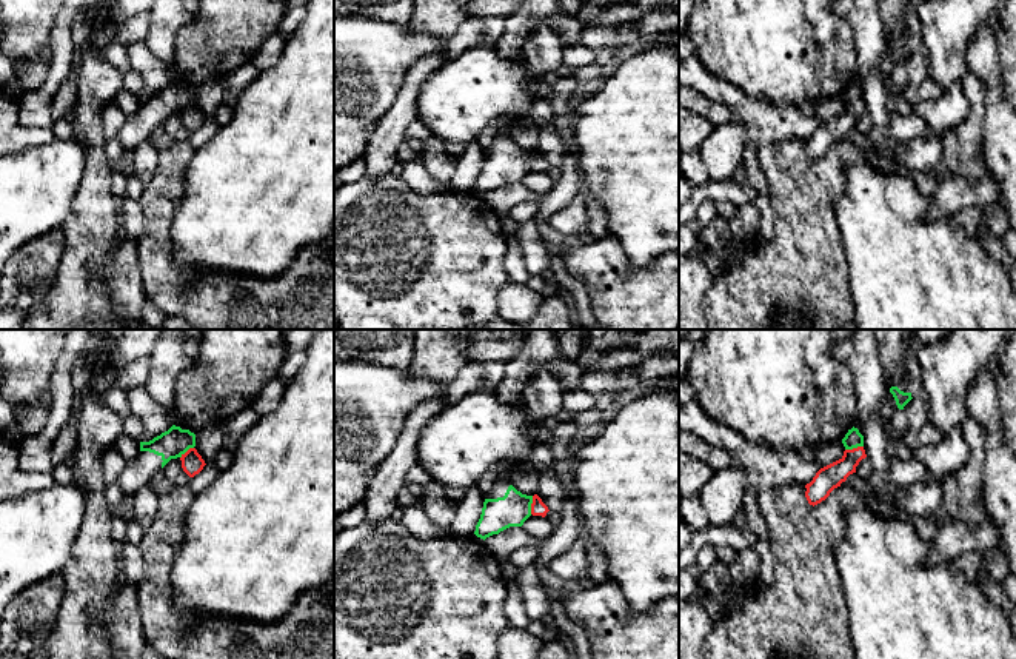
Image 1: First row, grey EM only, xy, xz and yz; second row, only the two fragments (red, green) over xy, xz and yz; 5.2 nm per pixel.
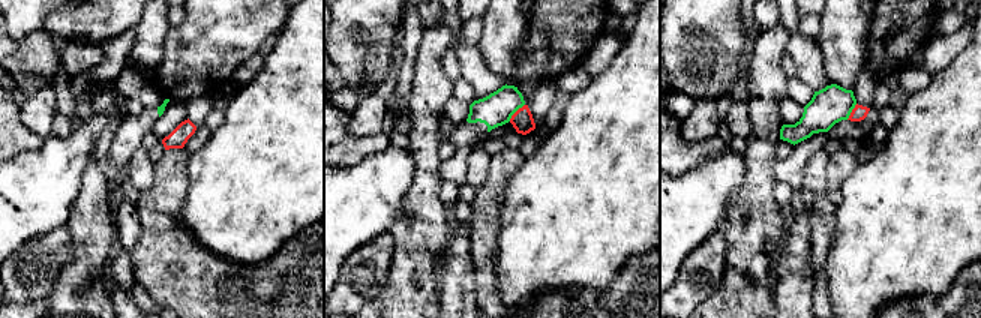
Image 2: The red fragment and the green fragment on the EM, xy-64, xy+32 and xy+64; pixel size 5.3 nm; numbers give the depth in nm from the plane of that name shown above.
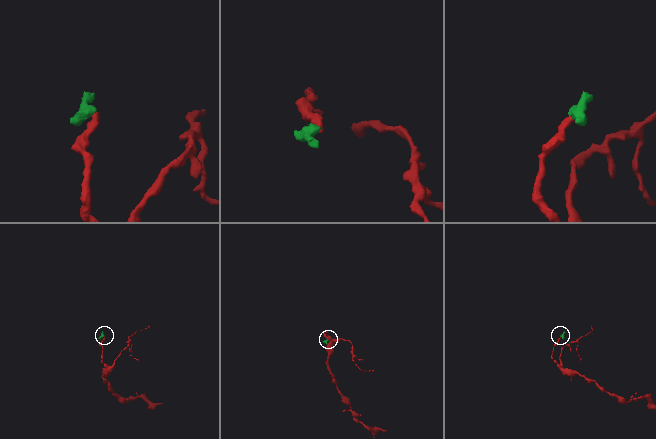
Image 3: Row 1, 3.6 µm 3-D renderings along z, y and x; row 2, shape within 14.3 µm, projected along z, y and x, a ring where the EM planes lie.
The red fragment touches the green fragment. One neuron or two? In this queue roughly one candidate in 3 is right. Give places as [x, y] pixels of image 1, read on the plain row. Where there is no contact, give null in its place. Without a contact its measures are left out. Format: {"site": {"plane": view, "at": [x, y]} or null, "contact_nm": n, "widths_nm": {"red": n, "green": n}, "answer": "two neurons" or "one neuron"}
{"site": {"plane": "xz", "at": [531, 160]}, "contact_nm": 100, "widths_nm": {"red": 80, "green": 170}, "answer": "two neurons"}

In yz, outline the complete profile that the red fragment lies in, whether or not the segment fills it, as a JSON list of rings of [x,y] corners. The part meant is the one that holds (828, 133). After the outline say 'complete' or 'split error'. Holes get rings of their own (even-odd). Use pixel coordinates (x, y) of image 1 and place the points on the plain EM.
[[[857,102],[845,105],[839,115],[820,123],[813,135],[805,140],[808,159],[814,162],[825,156],[834,143],[841,142],[850,129],[856,128],[856,122],[865,112],[864,102]]] | complete

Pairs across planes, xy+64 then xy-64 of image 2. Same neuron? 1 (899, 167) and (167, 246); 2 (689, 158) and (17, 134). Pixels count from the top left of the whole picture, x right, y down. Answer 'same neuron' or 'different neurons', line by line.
1: different neurons
2: same neuron

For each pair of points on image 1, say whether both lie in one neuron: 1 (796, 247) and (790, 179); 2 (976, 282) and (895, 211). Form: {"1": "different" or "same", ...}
{"1": "same", "2": "same"}

